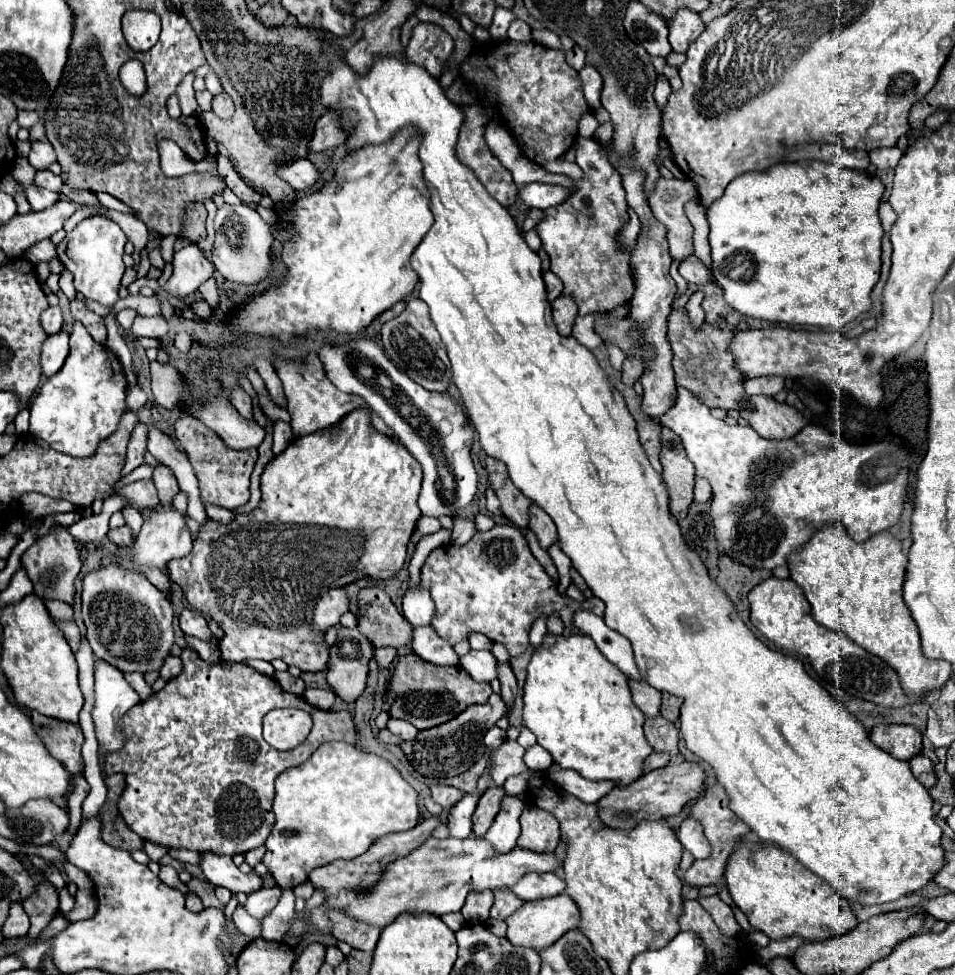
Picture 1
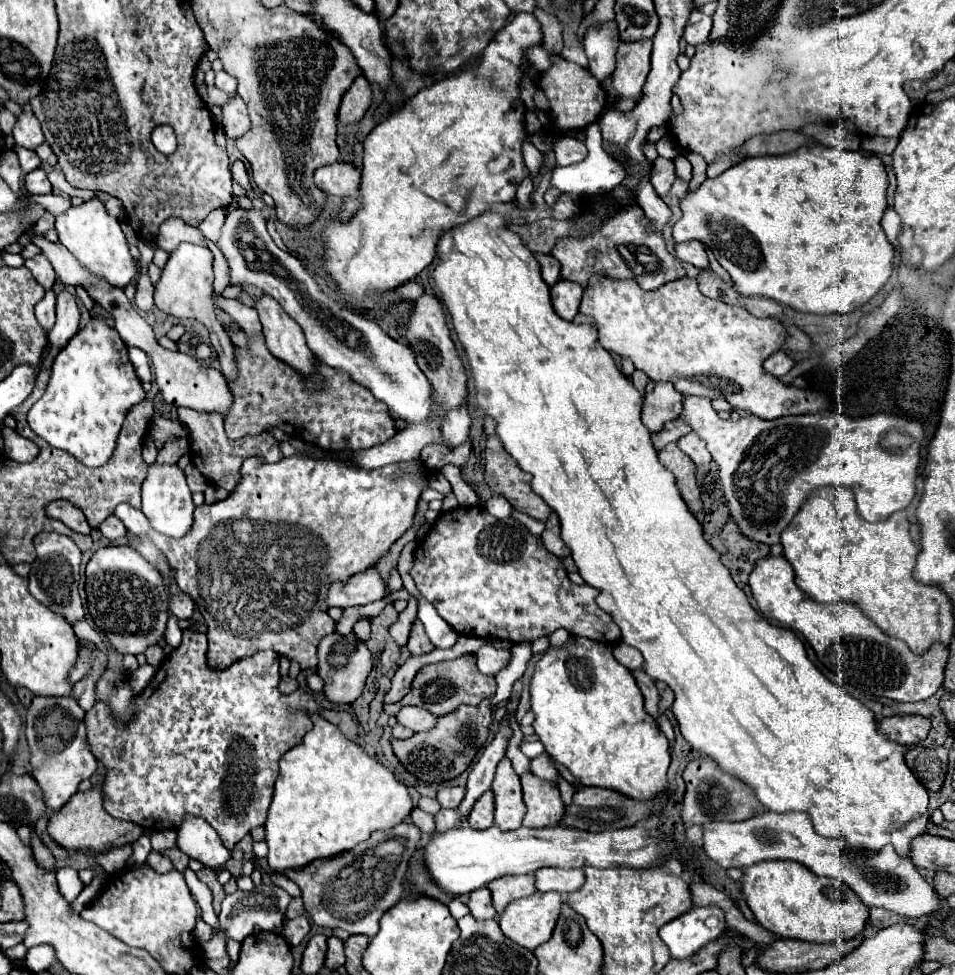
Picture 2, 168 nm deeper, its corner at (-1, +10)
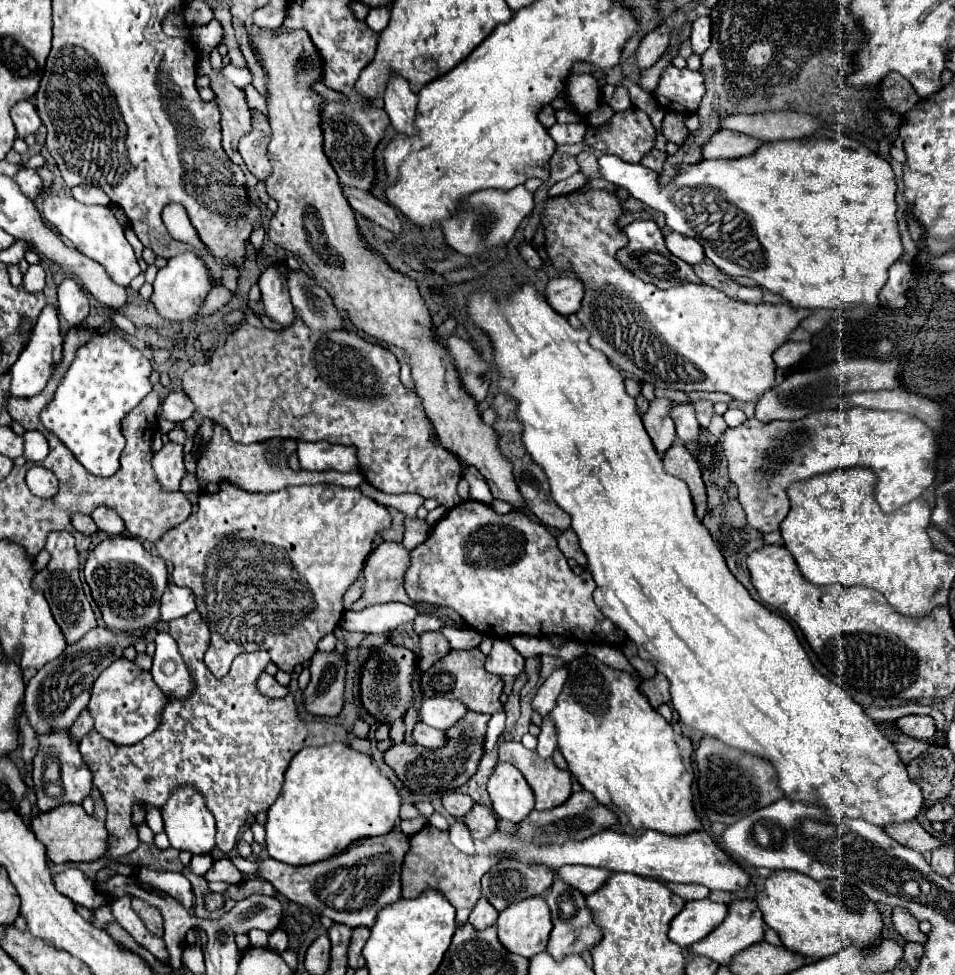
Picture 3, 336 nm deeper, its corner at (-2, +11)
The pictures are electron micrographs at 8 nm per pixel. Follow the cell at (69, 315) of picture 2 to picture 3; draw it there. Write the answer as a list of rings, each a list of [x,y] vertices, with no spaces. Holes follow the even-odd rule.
[[[73,278],[59,284],[59,312],[71,326],[81,324],[89,314],[89,296]]]

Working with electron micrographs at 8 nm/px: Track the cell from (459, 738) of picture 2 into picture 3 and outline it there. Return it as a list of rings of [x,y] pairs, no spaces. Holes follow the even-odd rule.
[[[467,712],[455,726],[447,730],[447,746],[443,748],[423,748],[423,746],[409,746],[409,744],[395,744],[385,752],[385,764],[389,764],[397,778],[403,782],[403,786],[421,796],[429,794],[445,794],[453,792],[455,788],[461,788],[469,782],[469,778],[475,774],[477,764],[483,756],[483,738],[489,722],[489,714],[481,712]]]

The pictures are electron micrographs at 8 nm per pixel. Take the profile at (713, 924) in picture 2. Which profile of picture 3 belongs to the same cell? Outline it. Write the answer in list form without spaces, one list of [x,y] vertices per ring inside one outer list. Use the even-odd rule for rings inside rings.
[[[709,898],[697,902],[685,902],[683,910],[671,920],[669,938],[681,948],[687,948],[705,938],[707,934],[711,934],[725,916],[727,906],[713,902]]]

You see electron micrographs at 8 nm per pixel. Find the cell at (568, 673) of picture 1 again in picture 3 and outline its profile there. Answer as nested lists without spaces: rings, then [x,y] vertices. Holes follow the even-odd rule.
[[[593,656],[575,658],[567,666],[569,678],[551,718],[557,726],[557,744],[577,782],[617,814],[619,830],[625,834],[657,830],[685,836],[703,830],[691,792],[691,738],[673,732],[639,692],[639,682],[631,674],[613,670]]]

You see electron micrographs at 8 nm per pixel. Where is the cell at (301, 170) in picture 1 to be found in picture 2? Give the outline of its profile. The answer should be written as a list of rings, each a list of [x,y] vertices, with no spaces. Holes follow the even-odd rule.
[[[338,161],[338,163],[324,165],[324,167],[316,169],[314,183],[324,193],[332,193],[336,197],[344,197],[344,195],[358,197],[358,189],[356,187],[360,183],[360,175],[350,163]]]

